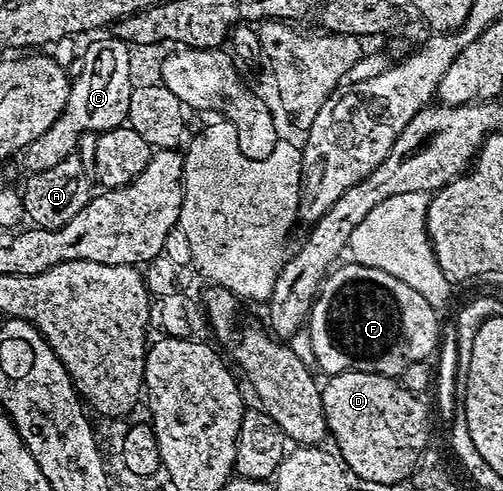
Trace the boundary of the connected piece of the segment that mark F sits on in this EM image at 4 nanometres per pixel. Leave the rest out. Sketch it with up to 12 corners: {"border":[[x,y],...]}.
{"border":[[347,264],[308,314],[324,375],[403,378],[437,352],[414,287]]}

